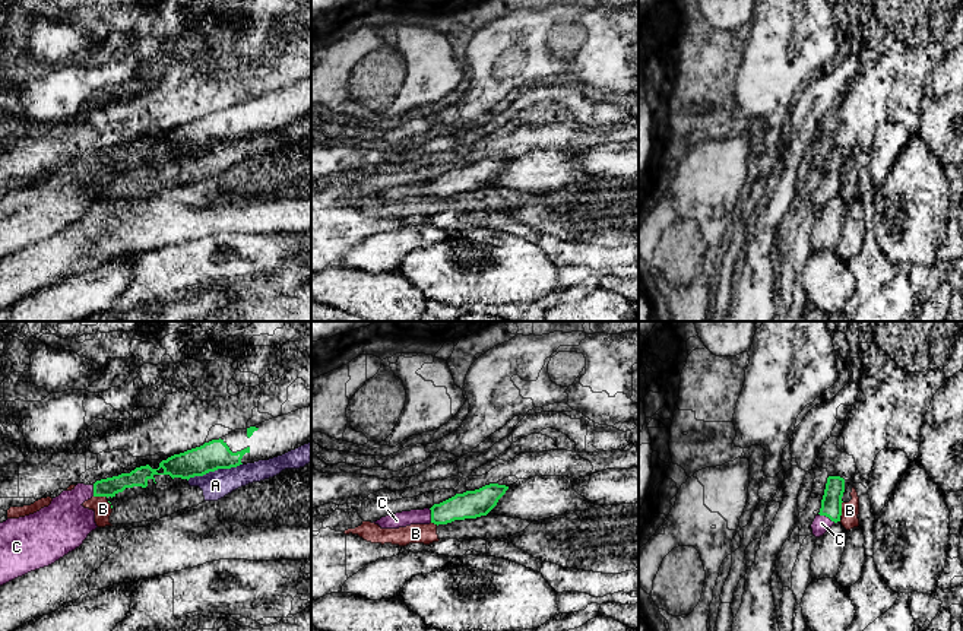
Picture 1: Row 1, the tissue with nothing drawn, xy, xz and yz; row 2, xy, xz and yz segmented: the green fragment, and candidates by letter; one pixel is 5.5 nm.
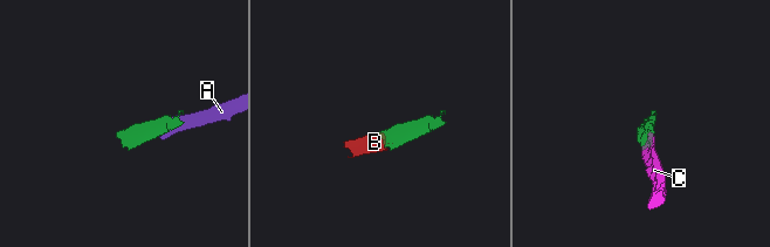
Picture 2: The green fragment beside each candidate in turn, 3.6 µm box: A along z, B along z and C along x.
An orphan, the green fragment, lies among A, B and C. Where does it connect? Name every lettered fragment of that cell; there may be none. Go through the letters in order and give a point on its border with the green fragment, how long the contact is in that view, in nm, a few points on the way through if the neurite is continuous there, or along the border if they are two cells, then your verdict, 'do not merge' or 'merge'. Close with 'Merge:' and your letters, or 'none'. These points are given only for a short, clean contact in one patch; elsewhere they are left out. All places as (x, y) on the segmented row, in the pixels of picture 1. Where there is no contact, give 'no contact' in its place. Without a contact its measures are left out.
A: meets green in xy at (215, 469); contact 320 nm long; border along xy (243, 463), (234, 468), (218, 468), (187, 479); do not merge
B: meets green in yz at (840, 509); contact 90 nm long; border along yz (842, 501), (842, 513), (839, 516); do not merge
C: meets green in yz at (827, 516); contact 110 nm long; runs through yz (832, 501), (827, 516), (821, 523); merge
Merge: C

